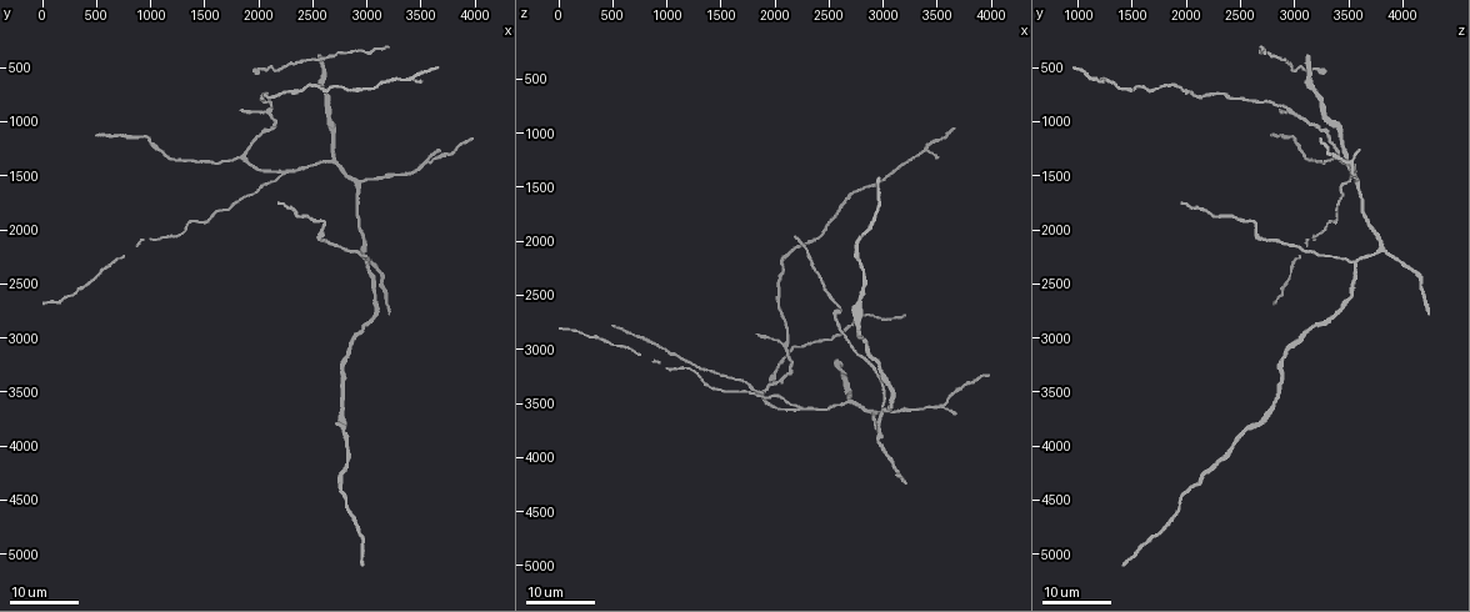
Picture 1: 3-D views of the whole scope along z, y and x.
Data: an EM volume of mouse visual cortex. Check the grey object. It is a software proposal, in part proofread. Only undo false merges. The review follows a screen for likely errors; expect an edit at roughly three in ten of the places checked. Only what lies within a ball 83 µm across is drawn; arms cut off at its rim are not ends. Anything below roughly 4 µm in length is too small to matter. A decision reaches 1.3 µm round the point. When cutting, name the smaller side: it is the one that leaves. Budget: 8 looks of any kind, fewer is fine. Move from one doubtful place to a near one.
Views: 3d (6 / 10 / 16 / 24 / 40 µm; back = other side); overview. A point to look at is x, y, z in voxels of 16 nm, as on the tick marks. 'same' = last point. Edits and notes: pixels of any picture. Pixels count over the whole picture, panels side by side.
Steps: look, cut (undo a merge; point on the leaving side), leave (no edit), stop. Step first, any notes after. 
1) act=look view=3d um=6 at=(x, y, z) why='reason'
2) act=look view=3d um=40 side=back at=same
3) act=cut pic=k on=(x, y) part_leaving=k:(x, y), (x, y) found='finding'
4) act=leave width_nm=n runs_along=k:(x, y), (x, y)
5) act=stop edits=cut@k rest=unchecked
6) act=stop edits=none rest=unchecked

act=look view=3d um=24 at=(1900, 1300, 3380) why='a fork'

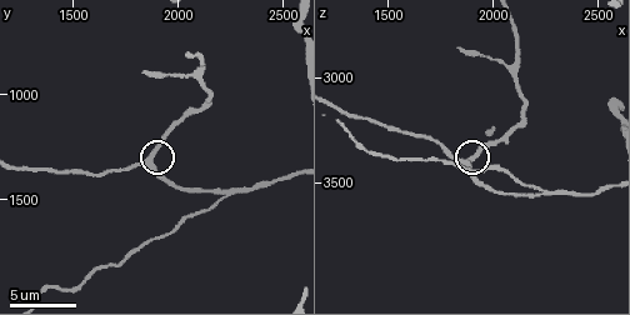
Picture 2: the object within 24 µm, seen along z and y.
act=look view=3d um=10 at=same

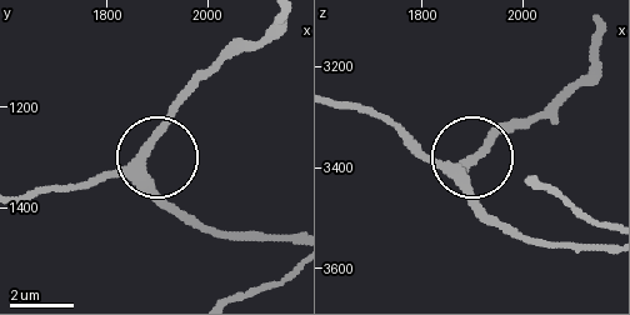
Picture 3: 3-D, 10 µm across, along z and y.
act=look view=3d um=10 side=back at=same why='other side'

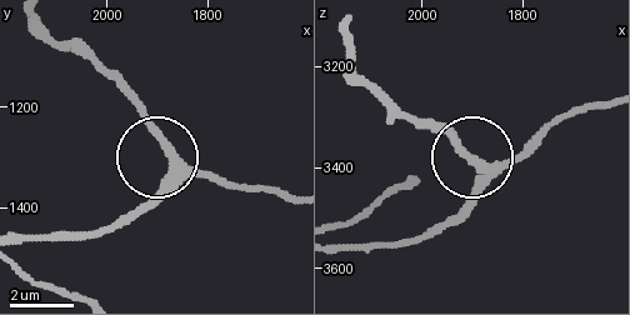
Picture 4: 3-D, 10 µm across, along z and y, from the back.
act=leave runs_along=4:(21, 234), (110, 231), (164, 178), (164, 148), (236, 185) found='continuous, no second neuron'

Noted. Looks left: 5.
act=look view=3d um=6 at=(2210, 1480, 3550) why='two arms in line, one across'

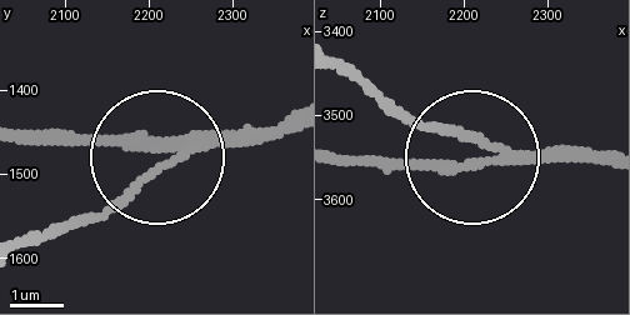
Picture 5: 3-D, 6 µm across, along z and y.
act=look view=3d um=6 side=back at=same

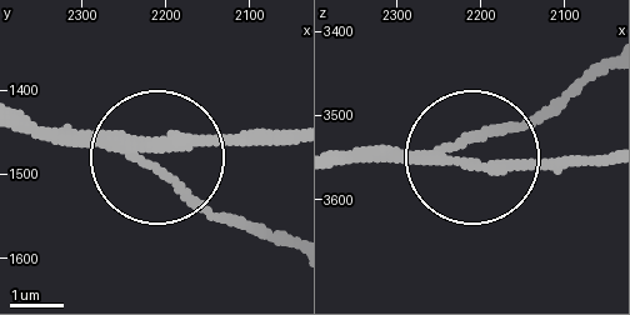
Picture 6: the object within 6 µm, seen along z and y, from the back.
act=leave width_nm=180 runs_along=6:(346, 164), (454, 159), (570, 88) found='continuous, no second neuron'

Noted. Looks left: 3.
act=look view=3d um=24 at=(2700, 1360, 3500) why='branch point'

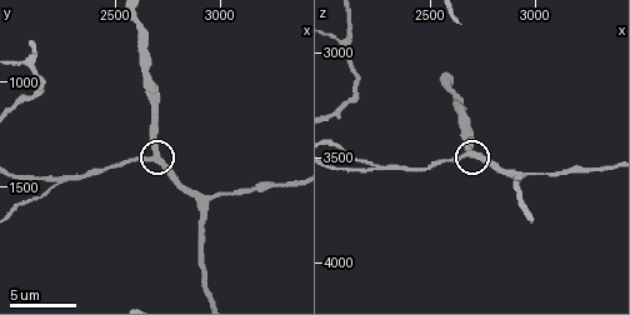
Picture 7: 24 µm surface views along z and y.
act=look view=3d um=6 at=(2680, 1350, 3490) why='closer look'

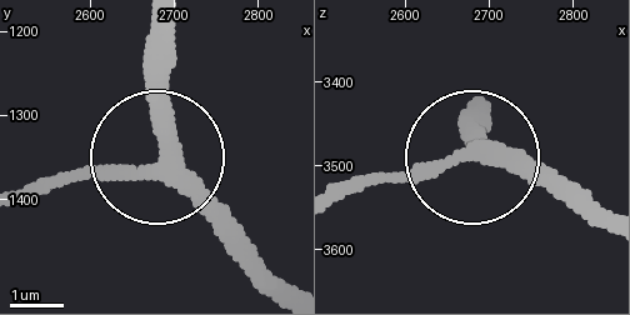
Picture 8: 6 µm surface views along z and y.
act=leave runs_along=8:(260, 265), (161, 163), (158, 28) found='one neuron here'

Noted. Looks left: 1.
act=stop edits=none rest=unchecked

